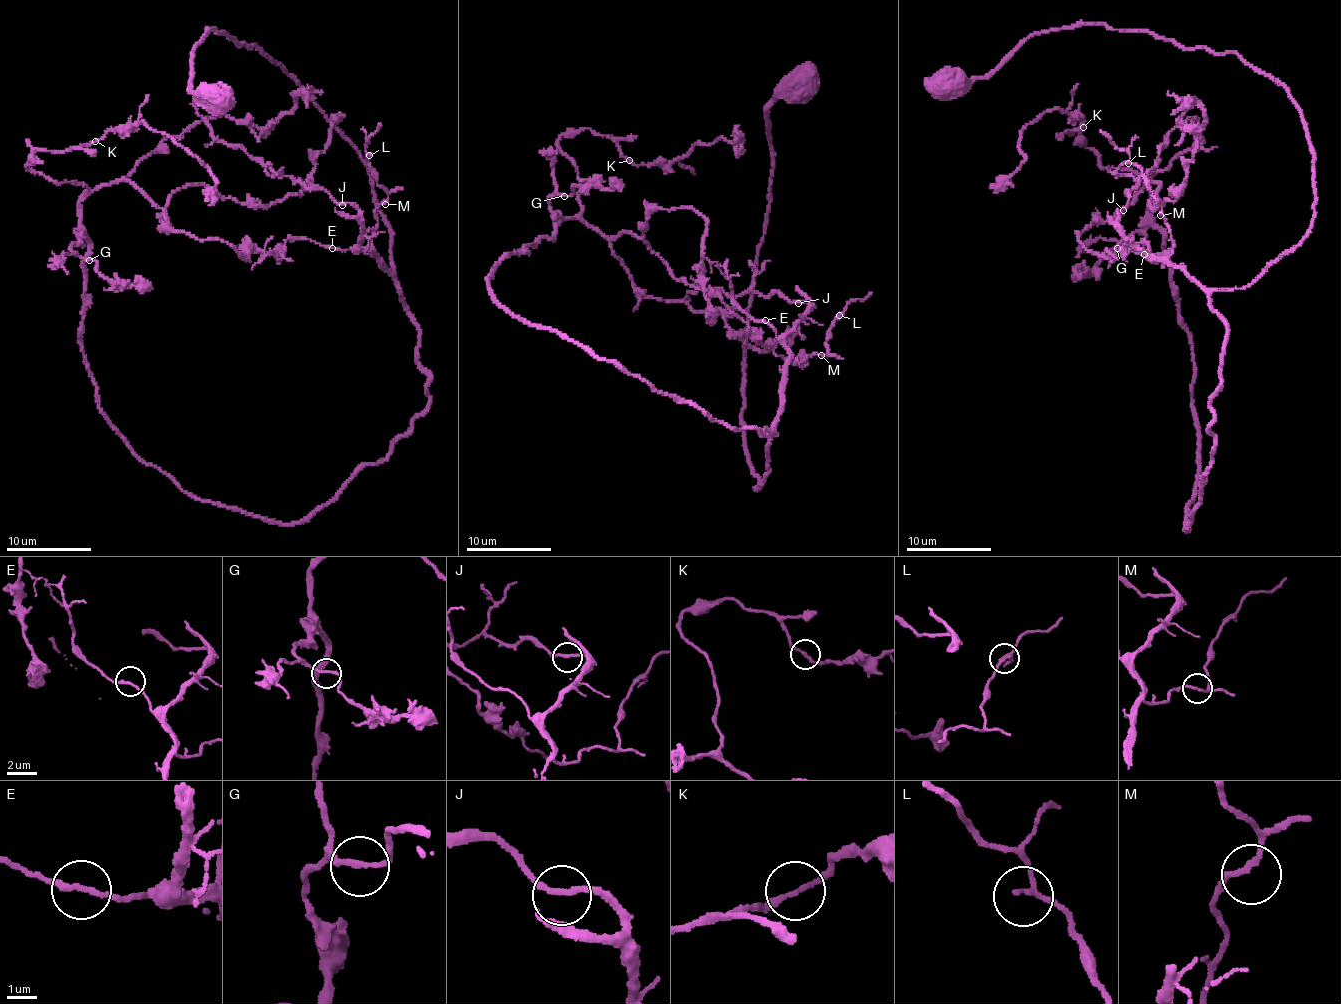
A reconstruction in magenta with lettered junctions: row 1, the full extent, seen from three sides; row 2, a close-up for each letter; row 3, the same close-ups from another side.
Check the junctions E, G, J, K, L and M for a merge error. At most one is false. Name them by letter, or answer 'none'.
none

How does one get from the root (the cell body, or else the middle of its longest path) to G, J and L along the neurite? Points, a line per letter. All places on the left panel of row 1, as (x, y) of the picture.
G: (217, 93), (215, 29), (368, 168), (412, 428), (297, 524), (191, 497), (99, 406), (89, 260)
J: (217, 93), (192, 88), (208, 31), (282, 64), (368, 168), (393, 273), (357, 247), (358, 209), (342, 205)
L: (217, 93), (192, 88), (208, 31), (282, 64), (368, 168), (393, 273), (372, 248), (388, 195), (369, 155)

